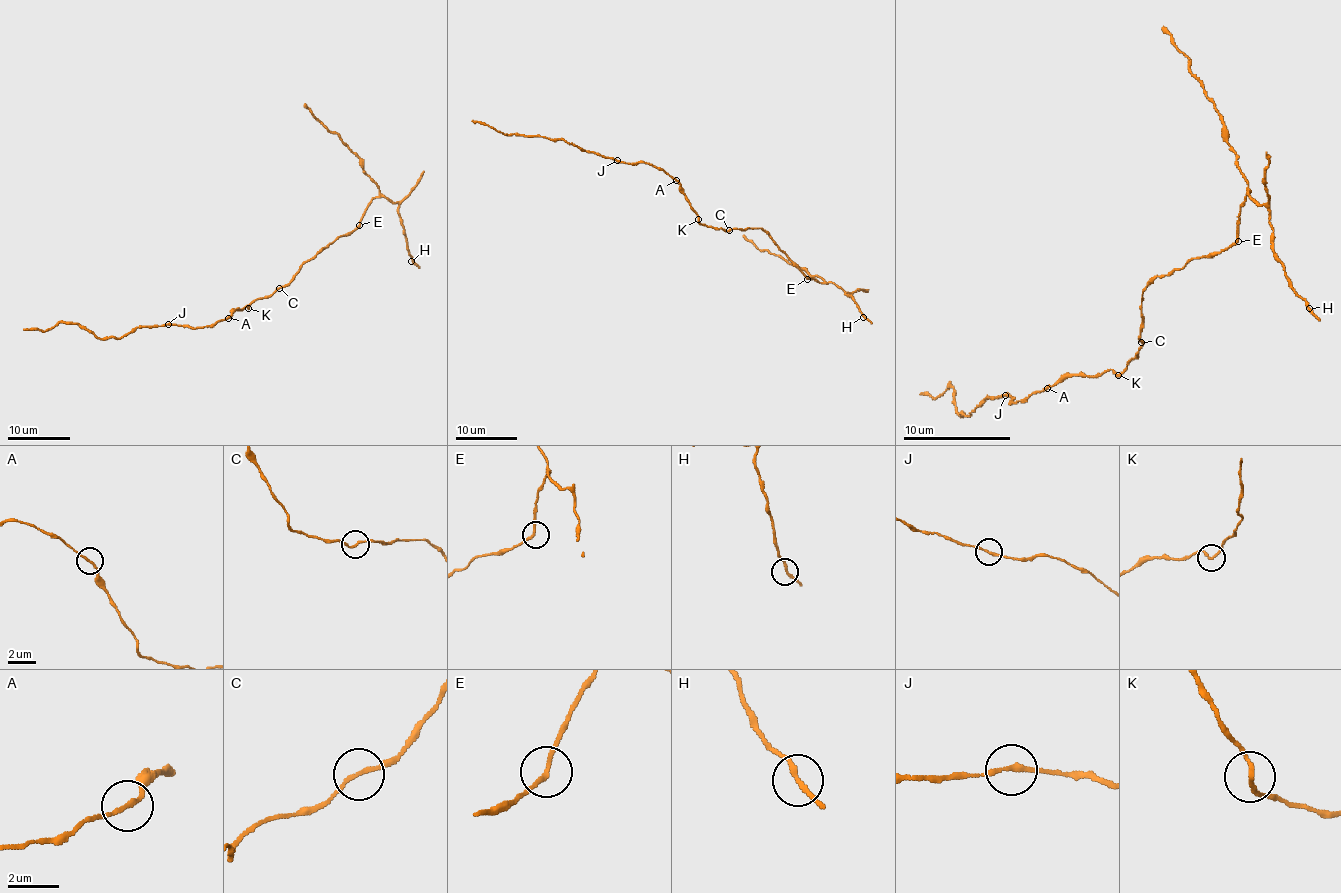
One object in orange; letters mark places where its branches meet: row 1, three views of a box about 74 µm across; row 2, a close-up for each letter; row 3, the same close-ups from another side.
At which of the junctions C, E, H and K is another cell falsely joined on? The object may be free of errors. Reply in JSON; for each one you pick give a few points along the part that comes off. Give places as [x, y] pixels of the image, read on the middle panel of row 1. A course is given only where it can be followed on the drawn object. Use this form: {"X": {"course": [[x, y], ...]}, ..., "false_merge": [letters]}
{"false_merge": []}

